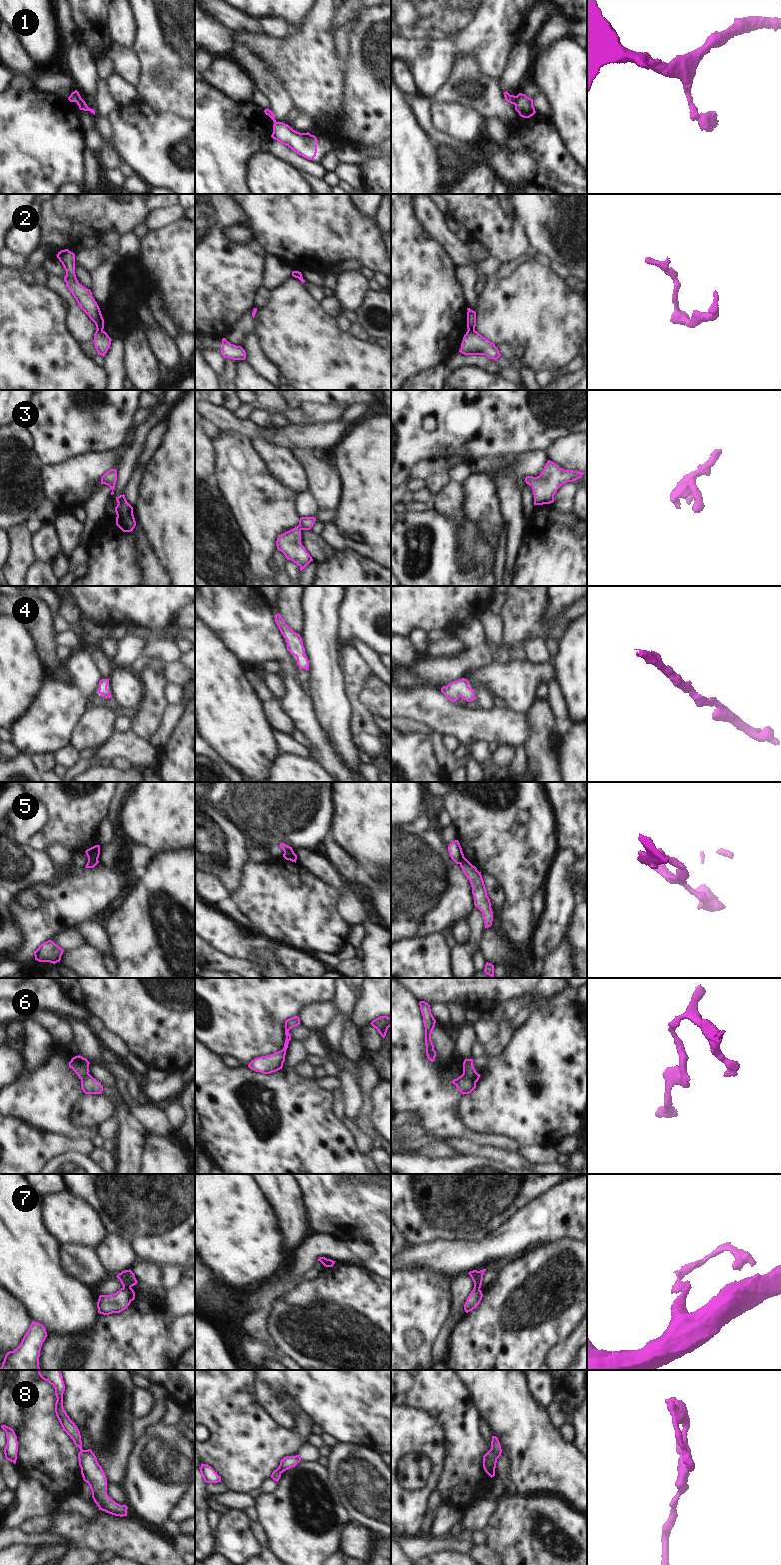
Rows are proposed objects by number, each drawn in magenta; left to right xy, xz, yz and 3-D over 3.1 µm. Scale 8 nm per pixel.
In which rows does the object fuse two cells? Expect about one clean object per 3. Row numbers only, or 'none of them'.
1, 2, 5, 6, 7

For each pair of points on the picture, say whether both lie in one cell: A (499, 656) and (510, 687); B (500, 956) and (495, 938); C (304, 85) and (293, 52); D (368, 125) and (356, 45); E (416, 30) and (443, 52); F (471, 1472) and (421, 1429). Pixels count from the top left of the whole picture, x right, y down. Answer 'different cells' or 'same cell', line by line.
A: different cells
B: same cell
C: same cell
D: same cell
E: same cell
F: different cells

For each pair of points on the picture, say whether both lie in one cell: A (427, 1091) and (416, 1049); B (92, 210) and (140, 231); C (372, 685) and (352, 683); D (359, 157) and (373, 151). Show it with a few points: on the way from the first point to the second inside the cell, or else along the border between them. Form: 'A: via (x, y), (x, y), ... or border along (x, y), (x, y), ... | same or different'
A: via (417, 1081), (416, 1059) | same
B: border along (141, 222), (131, 231) | different
C: border along (372, 674), (359, 694), (366, 707) | different
D: via (362, 154), (370, 152) | same

